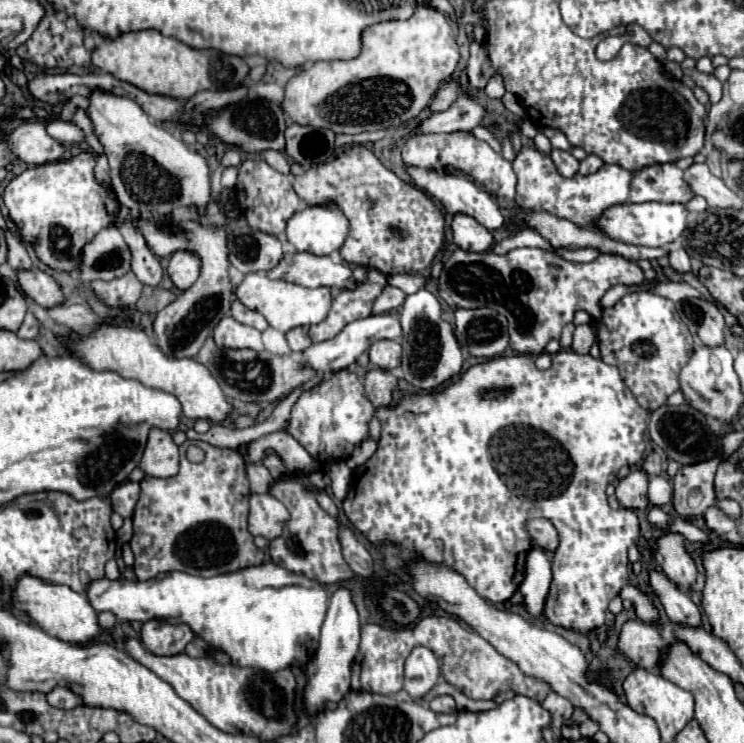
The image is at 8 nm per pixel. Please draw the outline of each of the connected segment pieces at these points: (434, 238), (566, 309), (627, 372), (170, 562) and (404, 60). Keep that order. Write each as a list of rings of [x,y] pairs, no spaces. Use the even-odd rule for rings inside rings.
[[[351,146],[331,162],[309,168],[293,180],[297,196],[307,206],[337,204],[349,220],[349,236],[341,248],[347,264],[375,268],[385,276],[425,270],[443,246],[445,218],[425,192],[399,180],[365,146]]]
[[[457,248],[443,264],[437,286],[439,286],[439,296],[451,308],[485,308],[485,306],[489,306],[489,308],[505,314],[509,320],[509,336],[511,336],[509,346],[519,354],[539,356],[551,338],[559,340],[561,328],[573,320],[573,314],[577,310],[587,310],[595,320],[599,320],[601,318],[599,300],[609,288],[613,288],[617,284],[641,284],[643,280],[645,278],[643,278],[641,268],[621,256],[601,254],[593,262],[577,264],[577,262],[567,262],[551,252],[541,250],[541,248],[515,248],[515,250],[509,250],[507,254],[495,254],[493,250],[479,254],[479,252],[469,252],[469,250]]]
[[[645,290],[625,294],[613,308],[603,310],[597,338],[601,360],[619,368],[623,382],[645,410],[657,410],[667,396],[679,390],[677,376],[693,354],[693,338],[675,304]]]
[[[187,440],[179,448],[181,470],[177,476],[145,476],[141,480],[141,498],[133,514],[135,532],[129,542],[139,580],[173,570],[209,578],[263,562],[263,552],[253,544],[253,536],[247,530],[251,492],[241,454],[231,448],[195,442],[195,446],[205,450],[205,460],[193,464],[185,456],[191,442]]]
[[[421,6],[405,22],[383,22],[381,28],[369,28],[363,32],[363,50],[353,60],[315,62],[309,70],[293,76],[285,86],[285,98],[281,102],[283,112],[297,124],[313,128],[329,128],[335,134],[359,134],[389,128],[411,122],[429,104],[437,86],[447,80],[459,62],[459,48],[451,30],[451,20],[429,8]]]

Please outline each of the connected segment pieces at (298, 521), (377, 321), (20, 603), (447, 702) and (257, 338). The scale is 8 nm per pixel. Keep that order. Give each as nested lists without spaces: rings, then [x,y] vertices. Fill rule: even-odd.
[[[315,472],[309,476],[293,476],[293,478],[283,478],[277,480],[269,494],[275,496],[279,502],[285,504],[285,508],[291,514],[291,520],[285,524],[285,530],[279,538],[271,540],[269,544],[269,554],[275,564],[289,572],[297,572],[303,576],[309,576],[309,580],[315,580],[325,586],[333,586],[345,580],[351,580],[355,574],[351,568],[345,564],[345,558],[341,554],[341,546],[337,540],[337,520],[331,518],[315,500],[311,492],[307,492],[307,486],[317,486],[325,488],[329,484],[329,476],[325,472]]]
[[[379,314],[379,316],[367,316],[361,320],[355,320],[351,324],[347,324],[343,328],[341,334],[337,334],[333,340],[327,342],[319,342],[319,344],[311,344],[303,356],[307,360],[307,364],[317,370],[317,372],[339,372],[343,368],[347,368],[349,364],[357,362],[357,358],[365,352],[365,348],[369,348],[373,342],[383,340],[383,338],[401,338],[403,330],[399,324],[399,318],[391,316],[391,314]]]
[[[23,574],[13,590],[13,606],[17,610],[27,612],[41,630],[45,630],[49,636],[55,636],[59,640],[67,640],[73,644],[87,644],[99,636],[99,624],[97,624],[97,614],[93,606],[89,604],[85,594],[79,594],[71,590],[69,586],[59,586],[45,582],[41,578]]]
[[[437,696],[431,700],[431,710],[433,712],[457,712],[455,700],[451,696]]]
[[[225,316],[217,328],[215,328],[215,344],[219,348],[249,348],[249,350],[263,350],[263,342],[261,342],[261,332],[239,324],[237,320],[233,320],[231,316]]]

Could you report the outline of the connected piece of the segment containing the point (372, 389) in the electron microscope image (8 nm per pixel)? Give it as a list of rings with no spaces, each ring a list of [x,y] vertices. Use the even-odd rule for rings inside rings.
[[[383,368],[367,370],[363,384],[365,384],[365,396],[375,410],[393,404],[393,392],[397,390],[397,376],[393,372]]]

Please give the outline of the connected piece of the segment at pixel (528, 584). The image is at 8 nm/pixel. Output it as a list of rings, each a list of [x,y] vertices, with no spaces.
[[[535,546],[527,554],[525,564],[525,578],[519,586],[523,596],[523,606],[531,616],[541,616],[545,598],[549,594],[549,584],[552,581],[551,562],[547,560],[547,553]]]

